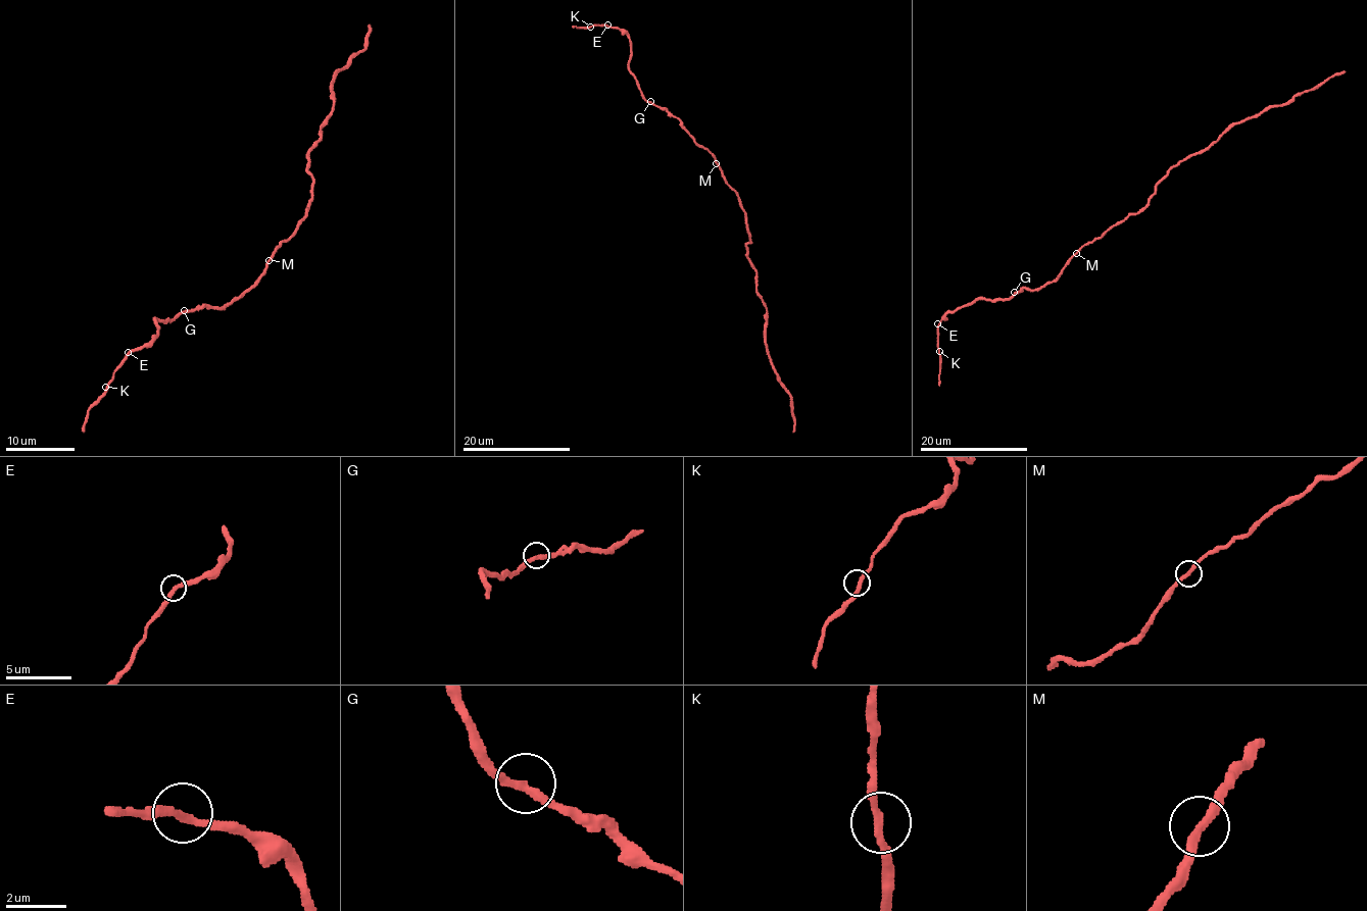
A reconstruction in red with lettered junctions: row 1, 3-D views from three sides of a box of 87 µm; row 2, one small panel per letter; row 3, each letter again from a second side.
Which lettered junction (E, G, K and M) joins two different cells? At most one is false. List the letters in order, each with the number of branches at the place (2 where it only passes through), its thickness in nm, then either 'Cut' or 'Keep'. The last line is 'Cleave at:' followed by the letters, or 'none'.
E: Branches: 2. Thickness 260 nm. Keep
G: Branches: 2. Thickness 280 nm. Keep
K: Branches: 2. Thickness 280 nm. Keep
M: Branches: 2. Thickness 280 nm. Cut
Cleave at: M

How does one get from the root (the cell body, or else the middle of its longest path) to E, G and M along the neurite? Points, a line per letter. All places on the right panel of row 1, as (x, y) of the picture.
E: (1102, 235), (1088, 242), (1054, 281), (1036, 289), (1024, 289), (1009, 298), (974, 300), (948, 310), (937, 323)
G: (1102, 235), (1088, 242), (1054, 281), (1036, 289), (1014, 292)
M: (1102, 235), (1076, 253)

